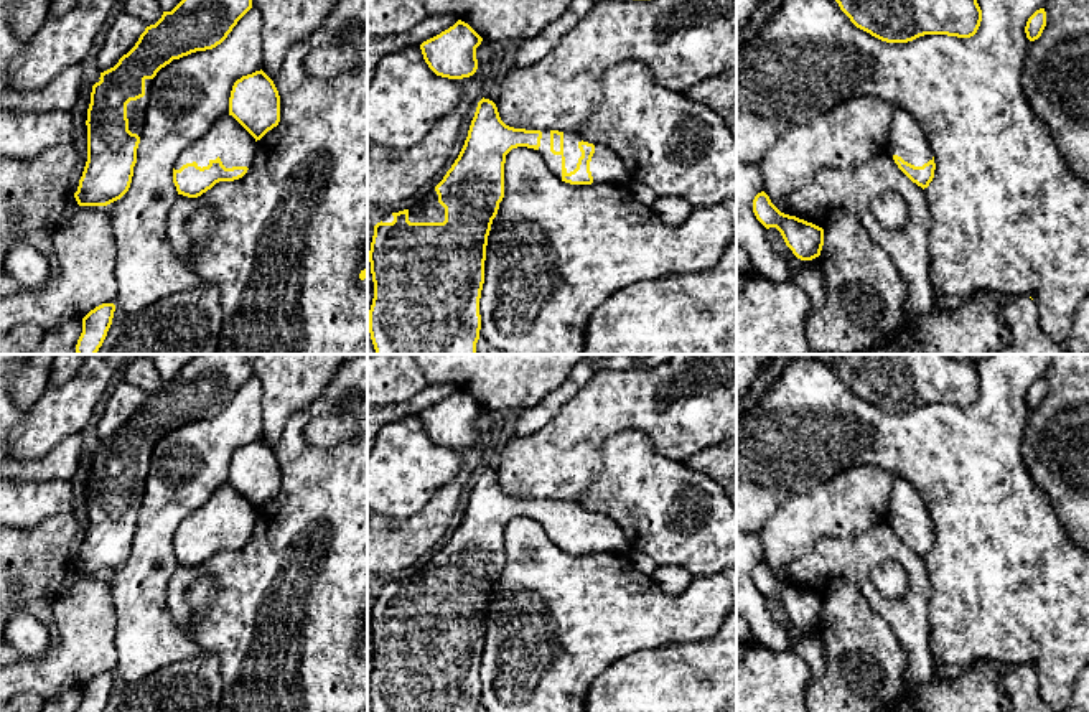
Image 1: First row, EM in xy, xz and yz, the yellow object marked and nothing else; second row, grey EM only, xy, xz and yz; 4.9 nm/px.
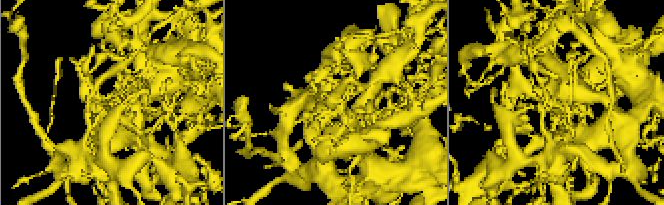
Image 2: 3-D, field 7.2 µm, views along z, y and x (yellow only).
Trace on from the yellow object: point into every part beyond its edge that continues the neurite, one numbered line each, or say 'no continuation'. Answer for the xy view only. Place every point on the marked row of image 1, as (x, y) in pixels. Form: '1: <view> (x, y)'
1: xy (135, 109)
2: xy (228, 139)

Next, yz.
1: yz (906, 140)

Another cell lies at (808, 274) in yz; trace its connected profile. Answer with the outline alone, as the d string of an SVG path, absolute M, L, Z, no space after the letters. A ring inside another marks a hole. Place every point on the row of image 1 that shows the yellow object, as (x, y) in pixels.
M776 227L768 229L771 244L778 255L784 257L789 264L792 275L791 282L797 283L809 297L809 312L806 320L822 310L825 303L825 280L822 274L820 257L812 260L797 259L792 251L786 246L781 232Z

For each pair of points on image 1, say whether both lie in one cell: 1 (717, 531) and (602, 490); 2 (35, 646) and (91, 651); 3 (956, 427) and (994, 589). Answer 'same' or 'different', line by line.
1: same
2: different
3: same

